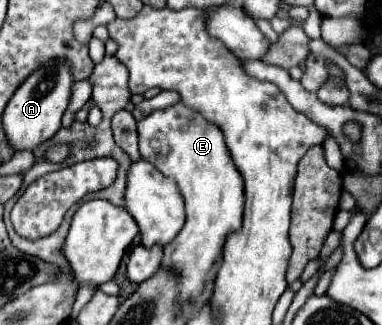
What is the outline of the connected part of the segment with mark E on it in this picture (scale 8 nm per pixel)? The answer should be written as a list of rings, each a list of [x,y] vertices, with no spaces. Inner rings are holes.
[[[181,100],[165,110],[155,110],[139,122],[139,152],[143,160],[149,160],[163,176],[171,178],[185,198],[187,222],[163,248],[163,266],[179,274],[181,302],[187,304],[193,296],[201,294],[205,276],[221,254],[227,234],[241,228],[245,204],[243,178],[237,174],[233,158],[229,158],[221,130],[213,122],[205,122],[197,110],[189,110]]]

